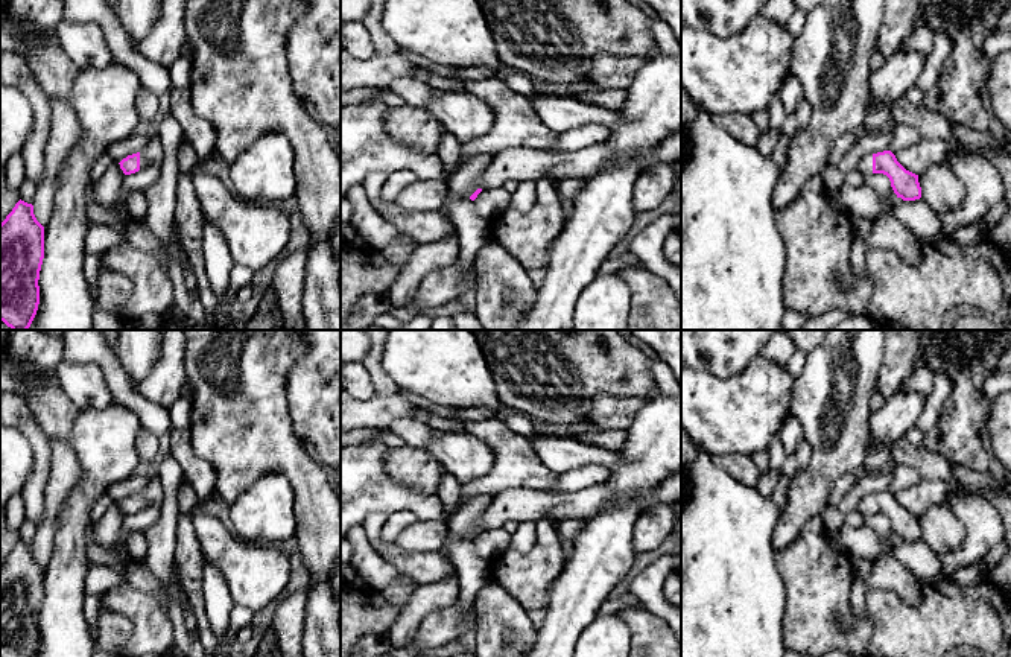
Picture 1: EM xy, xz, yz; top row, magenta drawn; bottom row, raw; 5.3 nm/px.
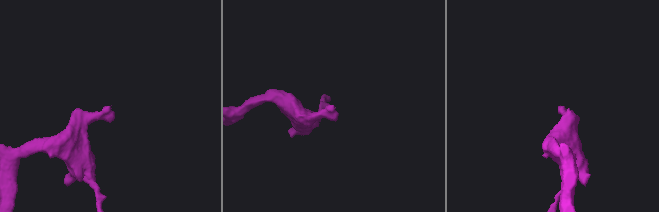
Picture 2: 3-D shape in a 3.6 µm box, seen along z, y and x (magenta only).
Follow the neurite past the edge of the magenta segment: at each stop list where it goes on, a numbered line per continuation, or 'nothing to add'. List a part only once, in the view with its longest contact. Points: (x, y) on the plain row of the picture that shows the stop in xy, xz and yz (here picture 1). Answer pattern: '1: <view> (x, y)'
1: yz (865, 505)

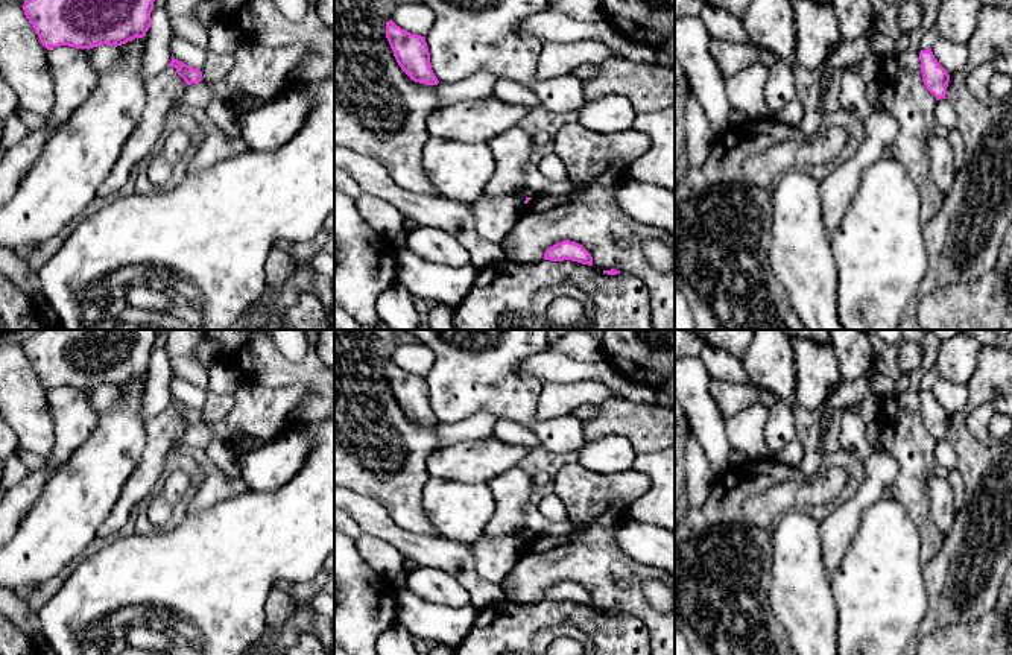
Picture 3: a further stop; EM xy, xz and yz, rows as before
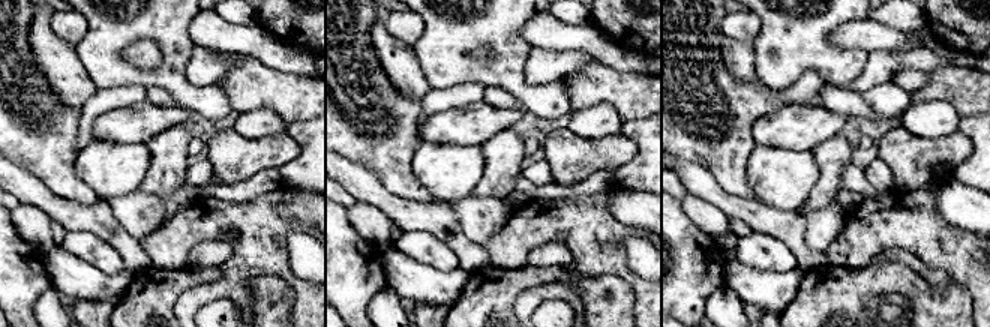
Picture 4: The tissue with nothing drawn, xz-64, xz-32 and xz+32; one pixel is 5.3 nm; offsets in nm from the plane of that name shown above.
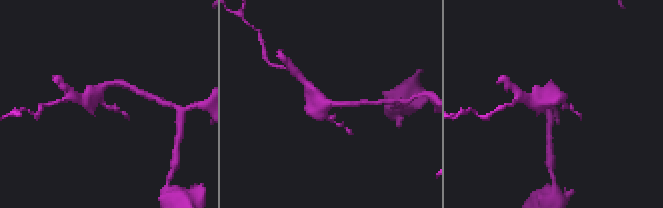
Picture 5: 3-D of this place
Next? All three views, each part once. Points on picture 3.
nothing to add

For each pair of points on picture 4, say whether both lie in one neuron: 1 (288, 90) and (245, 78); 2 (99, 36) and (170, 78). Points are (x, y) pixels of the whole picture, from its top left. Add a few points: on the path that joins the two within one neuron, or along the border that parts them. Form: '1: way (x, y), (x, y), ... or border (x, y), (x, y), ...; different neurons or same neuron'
1: way (278, 90), (255, 86); same neuron
2: way (111, 56), (131, 75), (150, 77); same neuron

